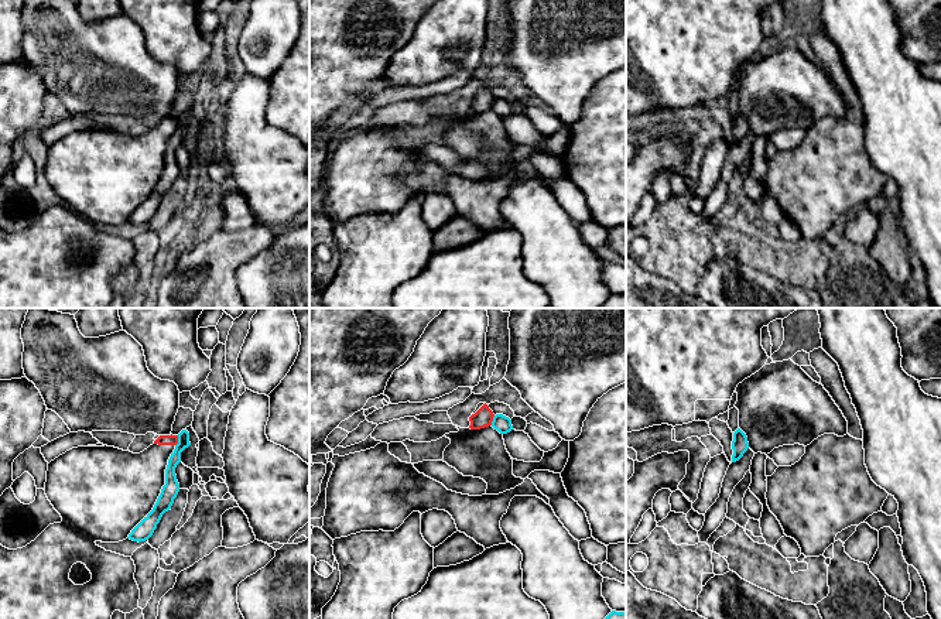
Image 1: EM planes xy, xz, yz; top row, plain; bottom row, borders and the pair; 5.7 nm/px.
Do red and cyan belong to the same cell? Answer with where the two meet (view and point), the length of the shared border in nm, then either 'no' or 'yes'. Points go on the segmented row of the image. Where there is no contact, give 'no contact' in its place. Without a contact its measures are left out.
xy (177, 441) | 70 nm | no

